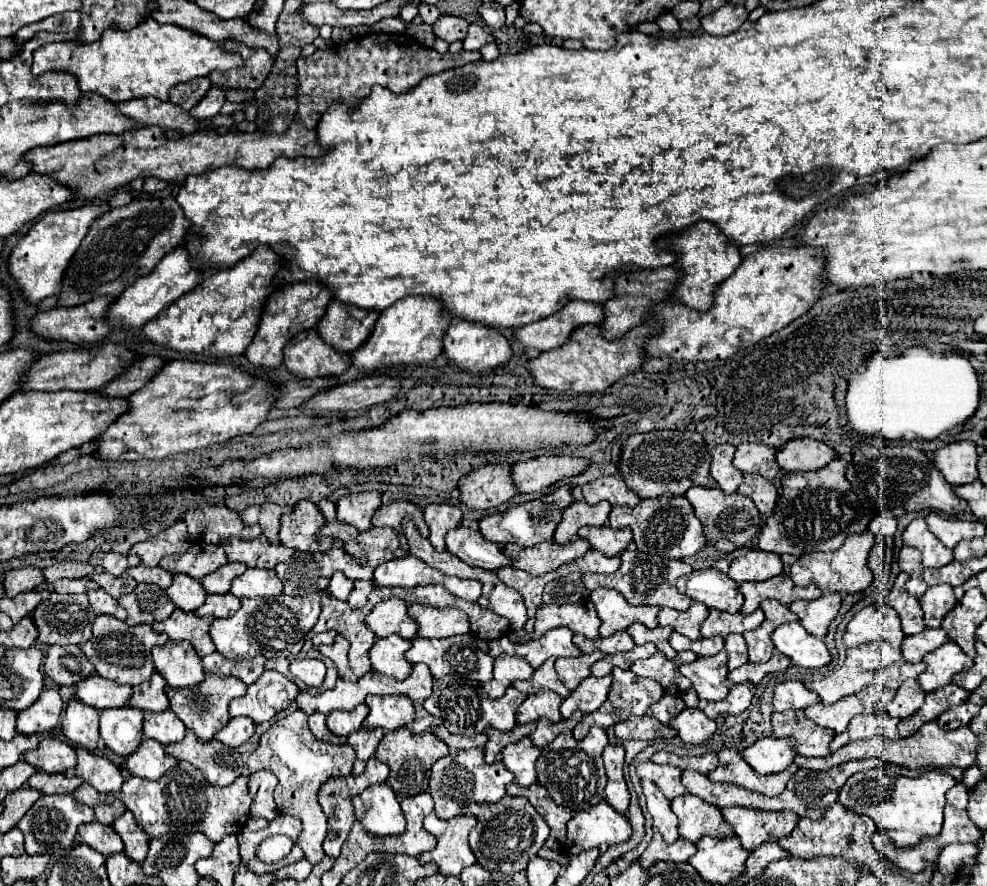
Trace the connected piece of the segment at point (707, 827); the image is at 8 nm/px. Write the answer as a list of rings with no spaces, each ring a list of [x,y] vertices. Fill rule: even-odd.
[[[682,795],[672,801],[672,811],[678,817],[678,833],[682,839],[696,843],[700,837],[710,835],[714,839],[732,837],[734,829],[724,821],[718,807],[694,795]]]

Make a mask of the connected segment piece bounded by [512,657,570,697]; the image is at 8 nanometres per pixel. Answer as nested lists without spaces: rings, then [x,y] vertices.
[[[550,657],[548,661],[544,661],[536,671],[534,671],[534,675],[530,677],[530,679],[526,679],[526,681],[514,681],[514,689],[518,689],[520,693],[524,693],[524,695],[532,695],[532,693],[536,693],[538,689],[552,689],[552,691],[556,691],[558,695],[562,695],[562,697],[568,697],[570,695],[570,691],[566,689],[566,685],[558,679],[558,675],[556,675],[556,671],[554,671],[554,661],[556,661],[556,657]]]

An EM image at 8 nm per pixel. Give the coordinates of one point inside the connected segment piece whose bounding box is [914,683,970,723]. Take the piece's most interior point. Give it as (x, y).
(936, 701)

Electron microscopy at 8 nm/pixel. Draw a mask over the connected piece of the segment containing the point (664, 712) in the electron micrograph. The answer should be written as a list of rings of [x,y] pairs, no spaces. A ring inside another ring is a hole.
[[[664,693],[664,697],[660,701],[656,701],[652,707],[650,707],[650,713],[652,717],[656,717],[658,721],[662,723],[668,723],[672,717],[676,717],[682,709],[684,709],[684,701],[680,695],[670,695],[670,693]]]

